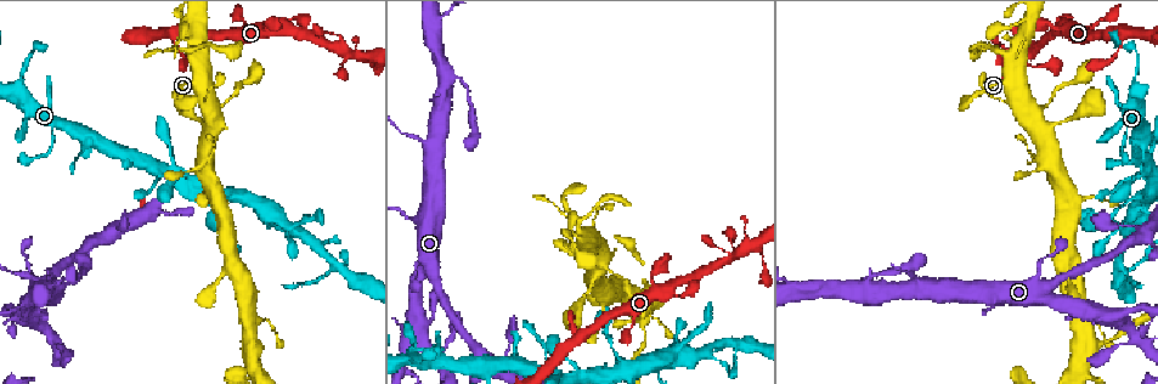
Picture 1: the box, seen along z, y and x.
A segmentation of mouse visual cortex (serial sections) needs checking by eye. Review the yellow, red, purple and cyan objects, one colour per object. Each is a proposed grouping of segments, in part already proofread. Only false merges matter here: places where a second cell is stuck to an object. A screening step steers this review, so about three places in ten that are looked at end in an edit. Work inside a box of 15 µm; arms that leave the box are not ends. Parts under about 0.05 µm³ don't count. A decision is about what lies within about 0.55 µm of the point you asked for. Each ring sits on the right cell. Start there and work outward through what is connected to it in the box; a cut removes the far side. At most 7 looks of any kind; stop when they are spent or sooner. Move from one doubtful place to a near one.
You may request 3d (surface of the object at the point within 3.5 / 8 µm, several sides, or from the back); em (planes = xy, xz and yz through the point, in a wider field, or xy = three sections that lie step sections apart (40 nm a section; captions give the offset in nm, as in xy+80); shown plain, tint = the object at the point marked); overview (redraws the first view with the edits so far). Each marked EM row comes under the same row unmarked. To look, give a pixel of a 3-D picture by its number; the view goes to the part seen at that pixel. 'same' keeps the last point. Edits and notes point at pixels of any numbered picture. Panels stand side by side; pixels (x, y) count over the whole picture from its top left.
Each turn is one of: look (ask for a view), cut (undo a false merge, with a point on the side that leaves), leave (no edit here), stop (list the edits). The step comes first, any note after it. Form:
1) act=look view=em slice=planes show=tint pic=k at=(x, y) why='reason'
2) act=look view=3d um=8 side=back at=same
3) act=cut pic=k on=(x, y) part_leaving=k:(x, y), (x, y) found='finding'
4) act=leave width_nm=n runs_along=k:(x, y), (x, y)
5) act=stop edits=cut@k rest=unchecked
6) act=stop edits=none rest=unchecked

act=look view=3d um=3.5 pic=1 at=(200, 80) why='abrupt turn'

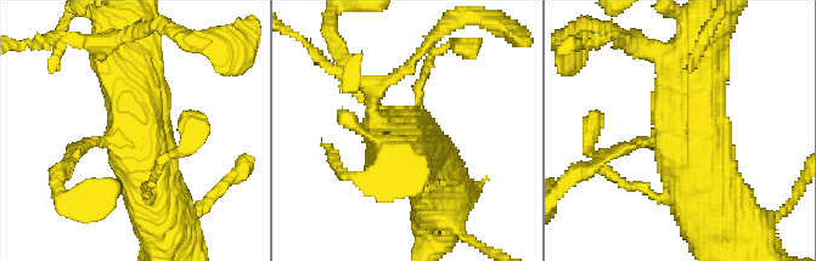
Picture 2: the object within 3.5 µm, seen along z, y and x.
act=look view=em slice=xy step=1 show=tint pic=2 at=(693, 134) why='now the EM'

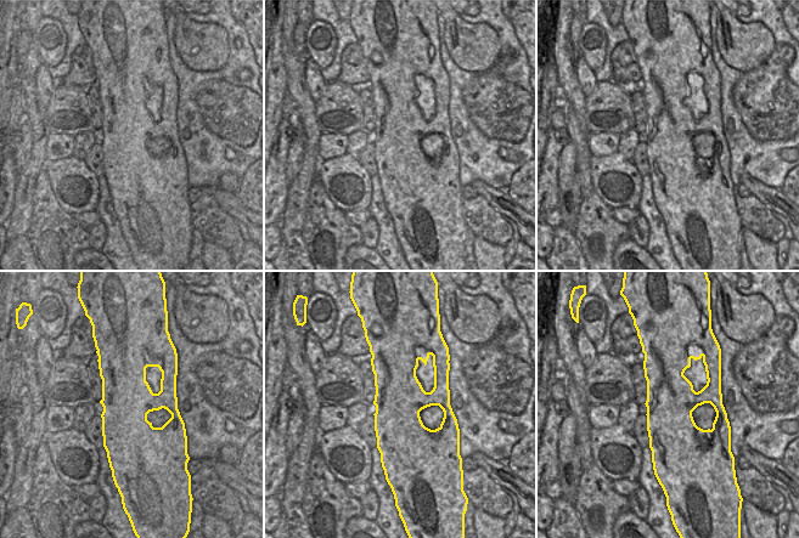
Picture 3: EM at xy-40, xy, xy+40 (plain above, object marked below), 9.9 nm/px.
act=leave width_nm=480 runs_along=2:(350, 79), (417, 145), (433, 172) found='one cell here'

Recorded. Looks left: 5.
act=look view=3d um=3.5 pic=1 at=(671, 356) why='a narrow waist'

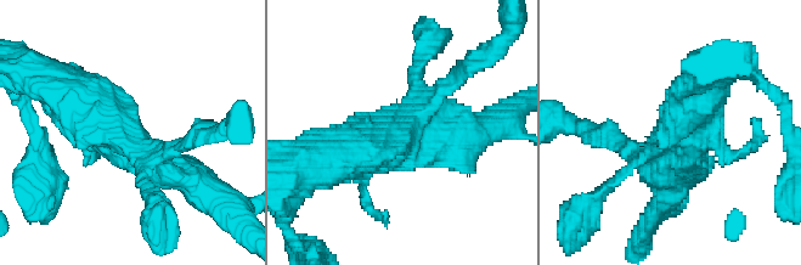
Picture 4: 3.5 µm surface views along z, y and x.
act=leave runs_along=4:(57, 82), (139, 156), (184, 175) found='all the same cell'

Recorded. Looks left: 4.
act=look view=3d um=3.5 pic=1 at=(855, 289) why='calibre changes'

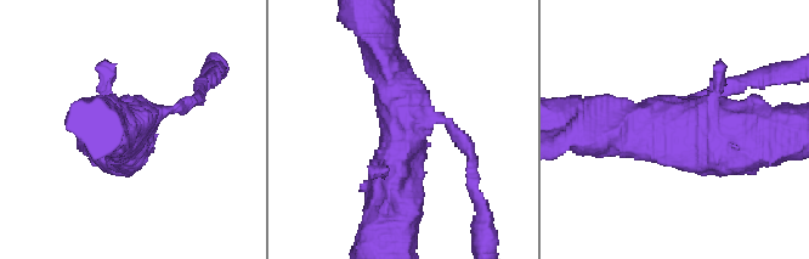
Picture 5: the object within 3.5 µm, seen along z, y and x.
act=look view=em slice=xy step=3 show=tint pic=5 at=(667, 119) arms=3 arm_widths_nm=150,500,700

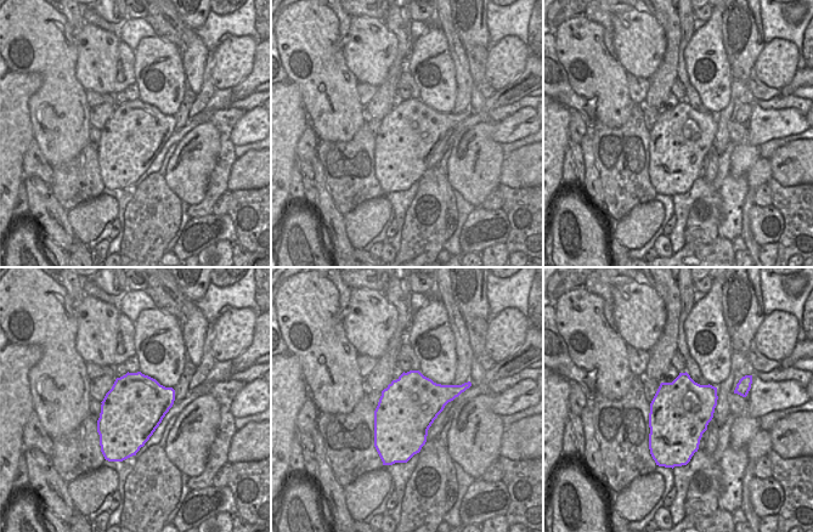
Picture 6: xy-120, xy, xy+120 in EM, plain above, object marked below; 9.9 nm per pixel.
act=leave runs_along=5:(395, 195), (399, 107), (380, 39) found='continuous, no second cell'

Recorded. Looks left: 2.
act=stop edits=none rest=unchecked

